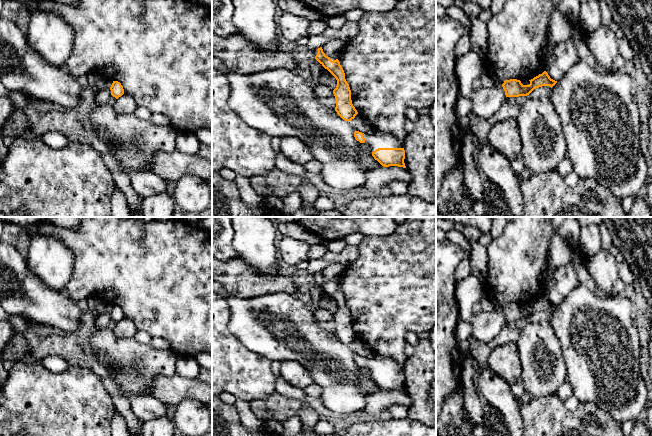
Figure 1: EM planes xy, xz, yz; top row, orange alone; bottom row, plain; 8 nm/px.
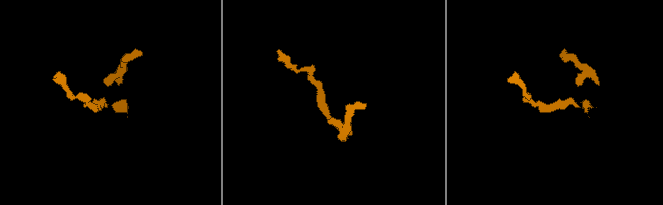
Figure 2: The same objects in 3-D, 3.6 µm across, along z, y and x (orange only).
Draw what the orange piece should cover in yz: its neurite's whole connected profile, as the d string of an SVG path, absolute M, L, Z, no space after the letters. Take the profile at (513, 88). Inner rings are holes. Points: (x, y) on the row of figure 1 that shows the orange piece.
M546 71L529 81L529 85L523 85L521 81L517 79L505 80L502 87L506 97L527 96L536 88L542 86L550 86L552 88L557 83L557 81L550 78Z

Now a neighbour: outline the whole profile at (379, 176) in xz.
M375 160L375 166L365 171L366 184L364 188L371 192L379 192L391 180L401 180L409 183L412 180L411 174L406 168L398 166L382 166Z

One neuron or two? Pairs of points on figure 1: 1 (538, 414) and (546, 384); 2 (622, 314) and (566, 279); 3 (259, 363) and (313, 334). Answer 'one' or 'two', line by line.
1: two
2: two
3: two

